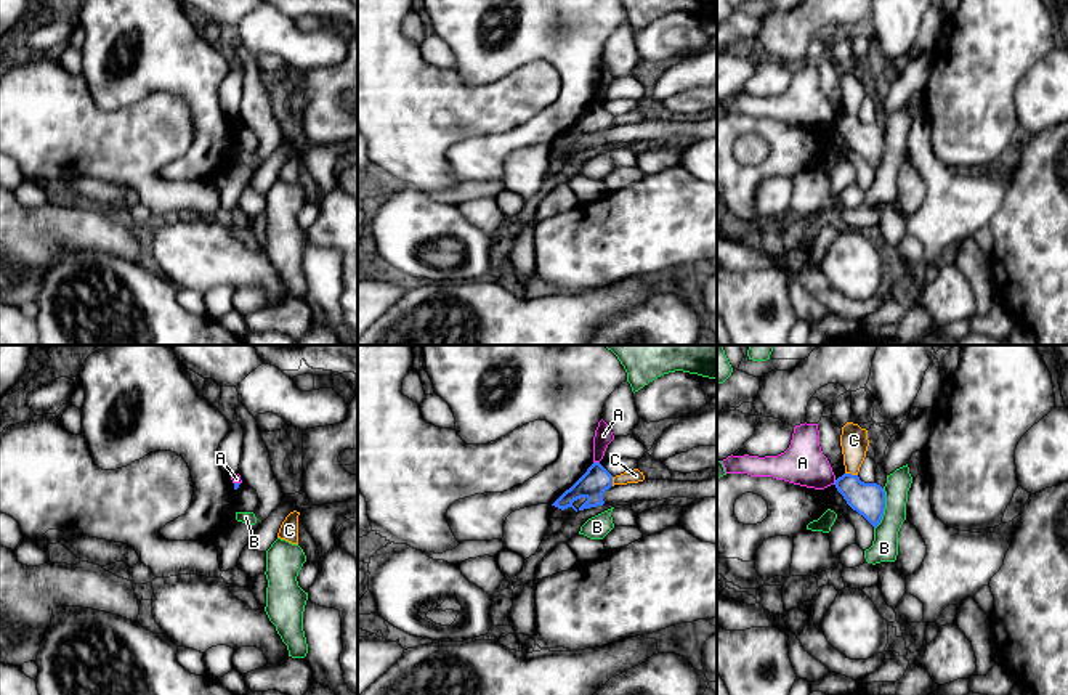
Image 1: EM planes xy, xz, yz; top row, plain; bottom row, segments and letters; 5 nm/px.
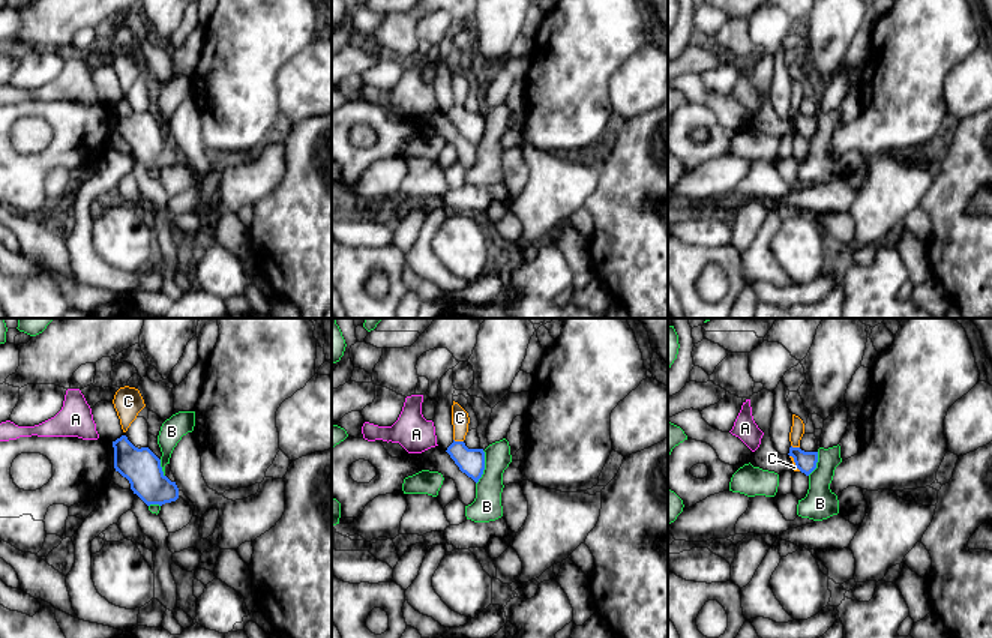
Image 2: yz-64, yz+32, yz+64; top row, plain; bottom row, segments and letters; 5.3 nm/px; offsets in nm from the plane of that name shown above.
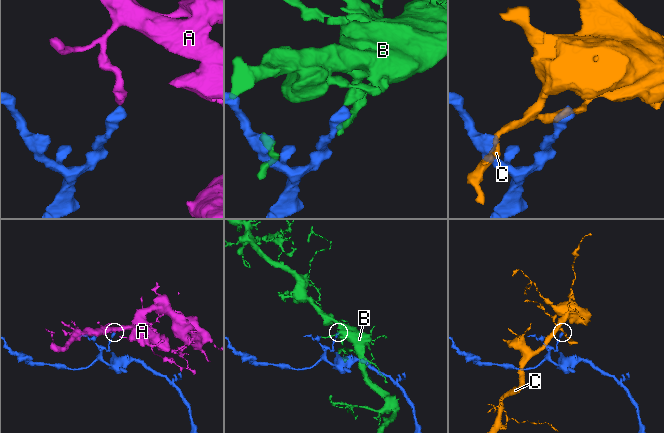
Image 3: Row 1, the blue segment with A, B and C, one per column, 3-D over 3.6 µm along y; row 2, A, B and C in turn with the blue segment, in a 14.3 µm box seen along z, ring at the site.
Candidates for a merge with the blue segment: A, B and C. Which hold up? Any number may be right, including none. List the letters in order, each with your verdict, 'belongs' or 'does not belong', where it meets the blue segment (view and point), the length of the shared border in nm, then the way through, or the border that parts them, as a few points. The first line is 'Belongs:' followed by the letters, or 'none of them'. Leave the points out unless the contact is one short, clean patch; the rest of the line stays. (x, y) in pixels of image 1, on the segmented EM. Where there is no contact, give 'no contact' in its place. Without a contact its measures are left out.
Belongs: none of them
A: does not belong; contact xz (597, 463); length 30 nm; border xz (594, 461), (598, 463)
B: does not belong; contact yz (884, 508); length 220 nm; border yz (884, 488), (884, 514), (874, 528)
C: does not belong; contact yz (850, 474); length 70 nm; border yz (845, 472), (857, 475)

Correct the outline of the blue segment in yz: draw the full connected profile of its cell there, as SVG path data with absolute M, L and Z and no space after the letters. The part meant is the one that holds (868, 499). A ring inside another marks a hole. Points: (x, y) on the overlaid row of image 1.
M843 473L834 485L847 504L874 528L880 523L885 509L885 491L880 485L864 483L852 473Z

